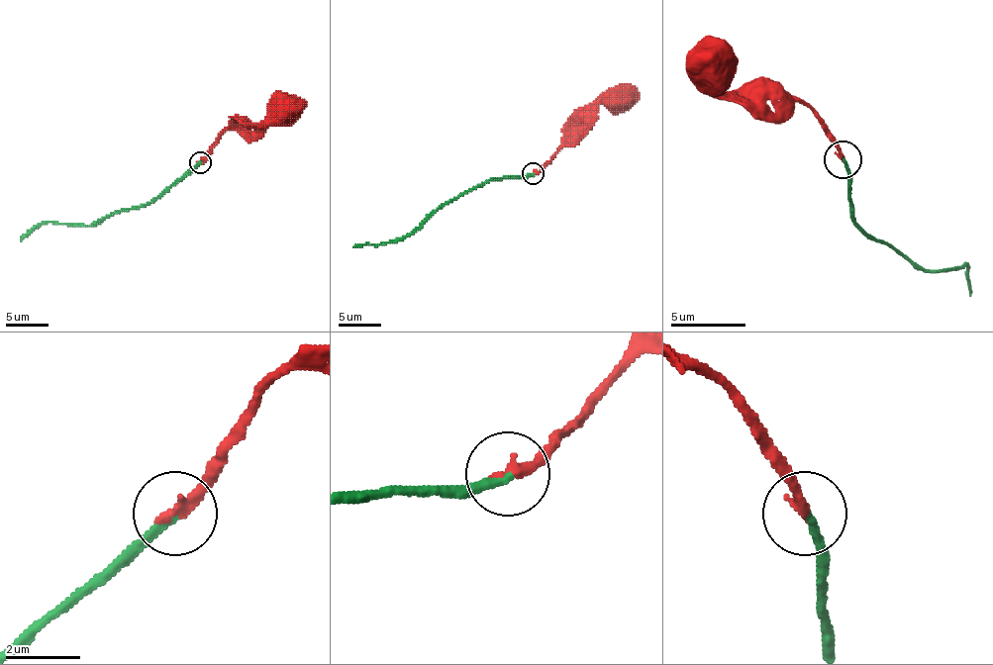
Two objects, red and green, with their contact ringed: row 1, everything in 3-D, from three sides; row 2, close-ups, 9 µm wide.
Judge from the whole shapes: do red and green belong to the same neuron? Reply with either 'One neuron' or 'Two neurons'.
One neuron

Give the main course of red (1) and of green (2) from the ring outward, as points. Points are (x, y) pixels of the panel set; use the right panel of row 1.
1: (844, 158), (829, 129), (802, 102), (727, 98), (708, 76), (708, 64)
2: (844, 158), (850, 219), (862, 230), (926, 271), (948, 271), (963, 263), (967, 267), (971, 297)

